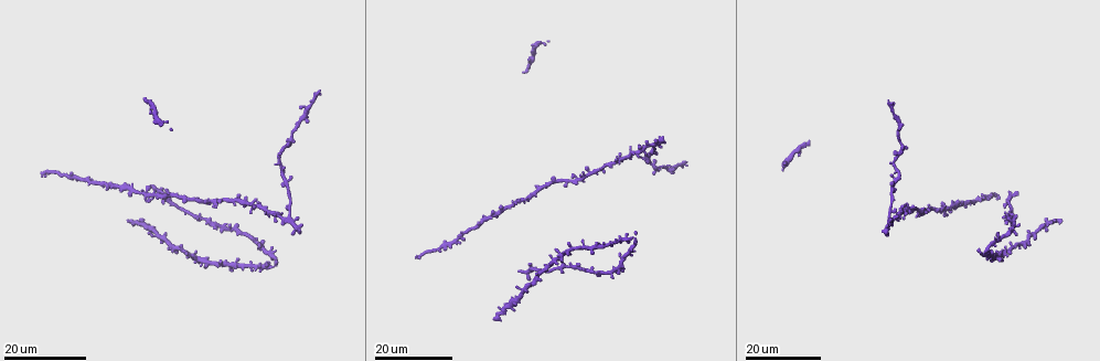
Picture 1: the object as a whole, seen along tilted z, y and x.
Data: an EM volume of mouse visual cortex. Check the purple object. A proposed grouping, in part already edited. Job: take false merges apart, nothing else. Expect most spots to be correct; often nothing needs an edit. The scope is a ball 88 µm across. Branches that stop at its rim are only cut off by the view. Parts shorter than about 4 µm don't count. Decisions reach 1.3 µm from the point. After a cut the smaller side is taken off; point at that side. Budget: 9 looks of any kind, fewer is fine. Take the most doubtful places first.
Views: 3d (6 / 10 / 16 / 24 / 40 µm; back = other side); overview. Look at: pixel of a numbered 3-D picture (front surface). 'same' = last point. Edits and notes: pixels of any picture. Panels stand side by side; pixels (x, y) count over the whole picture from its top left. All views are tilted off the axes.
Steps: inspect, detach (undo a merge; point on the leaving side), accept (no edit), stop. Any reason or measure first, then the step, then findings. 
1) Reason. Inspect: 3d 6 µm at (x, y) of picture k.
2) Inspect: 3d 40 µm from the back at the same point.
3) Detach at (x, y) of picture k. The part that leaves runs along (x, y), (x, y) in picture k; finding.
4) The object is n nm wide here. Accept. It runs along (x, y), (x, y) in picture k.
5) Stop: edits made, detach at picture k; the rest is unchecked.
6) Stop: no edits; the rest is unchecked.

A fork. Inspect: 3d 16 µm at (591, 171) of picture 1.

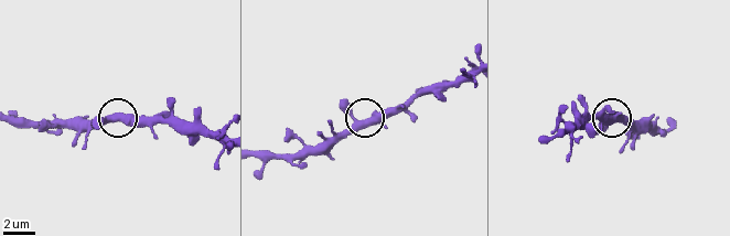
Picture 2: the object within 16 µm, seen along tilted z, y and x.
Closer look. Inspect: 3d 6 µm at (353, 117) of picture 2.

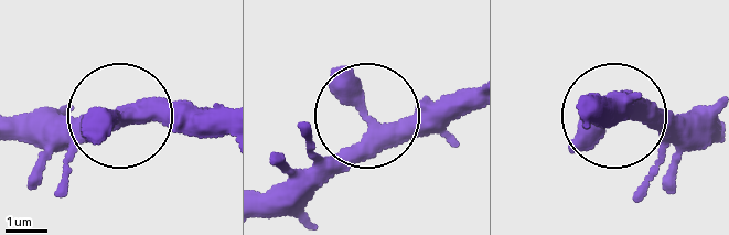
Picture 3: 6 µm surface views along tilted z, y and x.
The side arm is 41 µm long. Accept. It runs along (266, 211), (298, 200), (367, 127), (435, 126), (465, 110) in picture 3; continuous, no second neuron.

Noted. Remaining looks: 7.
Thick turns thin. Inspect: 3d 16 µm at (898, 174) of picture 1.

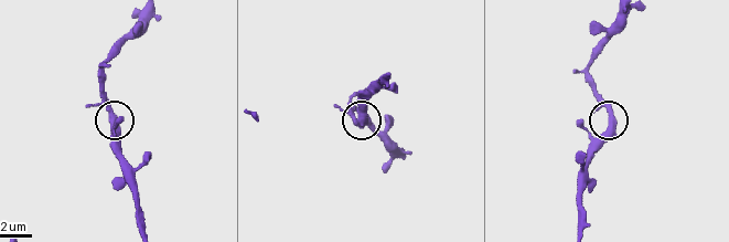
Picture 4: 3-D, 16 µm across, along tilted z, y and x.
Zoom in. Inspect: 3d 10 µm at (611, 123) of picture 4.

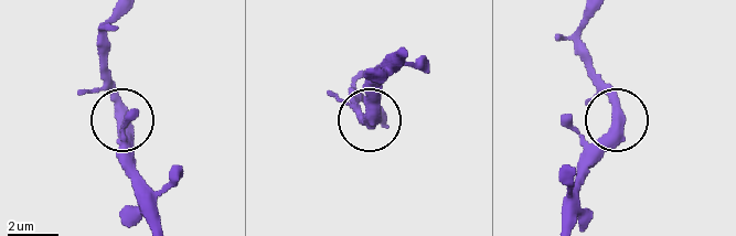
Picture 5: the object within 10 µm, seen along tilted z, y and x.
Accept. It runs along (161, 221), (152, 190), (130, 154), (120, 95), (100, 63) in picture 5; one neuron here.

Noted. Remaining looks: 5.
Three arms meet. Inspect: 3d 24 µm at (125, 187) of picture 1.

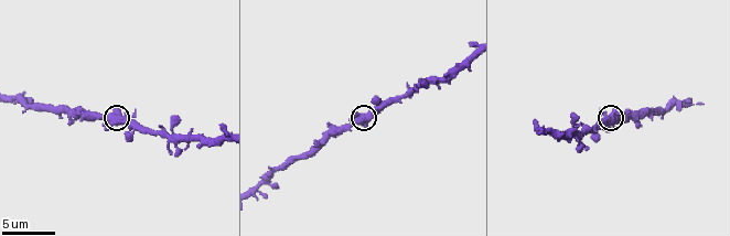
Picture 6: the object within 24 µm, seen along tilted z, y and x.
Inspect: 3d 10 µm at (119, 120) of picture 6.

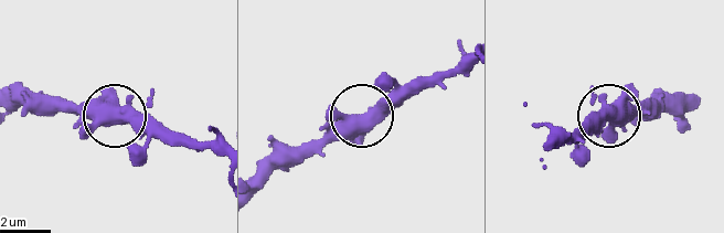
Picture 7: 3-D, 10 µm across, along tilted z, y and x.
The object is 480 nm wide here. Accept. All the same neuron.

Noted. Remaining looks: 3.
Inspect: 3d 6 µm at (535, 129) of picture 6.

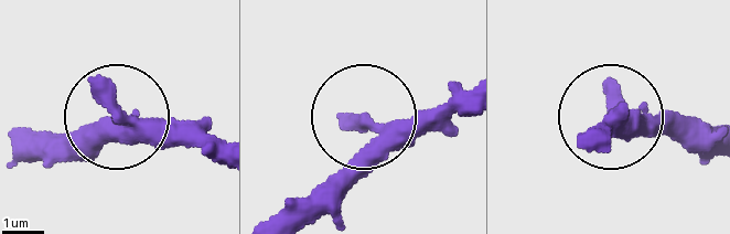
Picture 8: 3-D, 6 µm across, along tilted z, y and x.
Inspect: 3d 6 µm from the back at (126, 116) of picture 8.

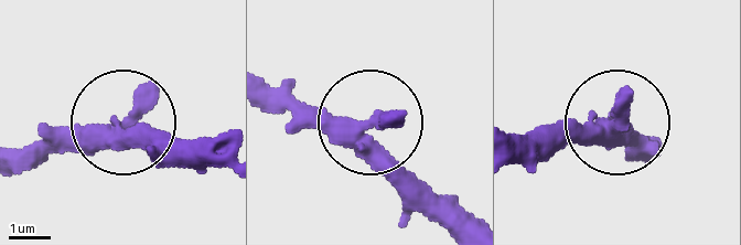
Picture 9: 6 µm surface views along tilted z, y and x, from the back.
Accept. One neuron here.

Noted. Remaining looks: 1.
Stop: no edits; the rest is unchecked.

